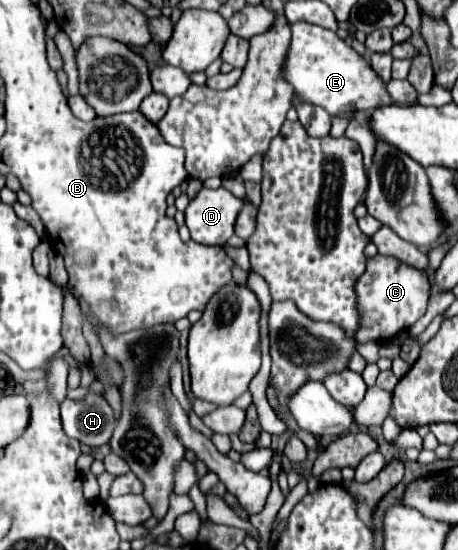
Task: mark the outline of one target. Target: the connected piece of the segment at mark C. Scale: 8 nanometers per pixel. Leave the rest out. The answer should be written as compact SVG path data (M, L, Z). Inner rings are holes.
M375 255L367 261L367 271L357 281L355 291L357 291L359 311L363 315L361 327L355 339L359 343L369 339L387 341L399 335L401 331L409 329L425 313L427 299L429 299L429 279L423 271L409 267L405 263L399 263L393 257Z

